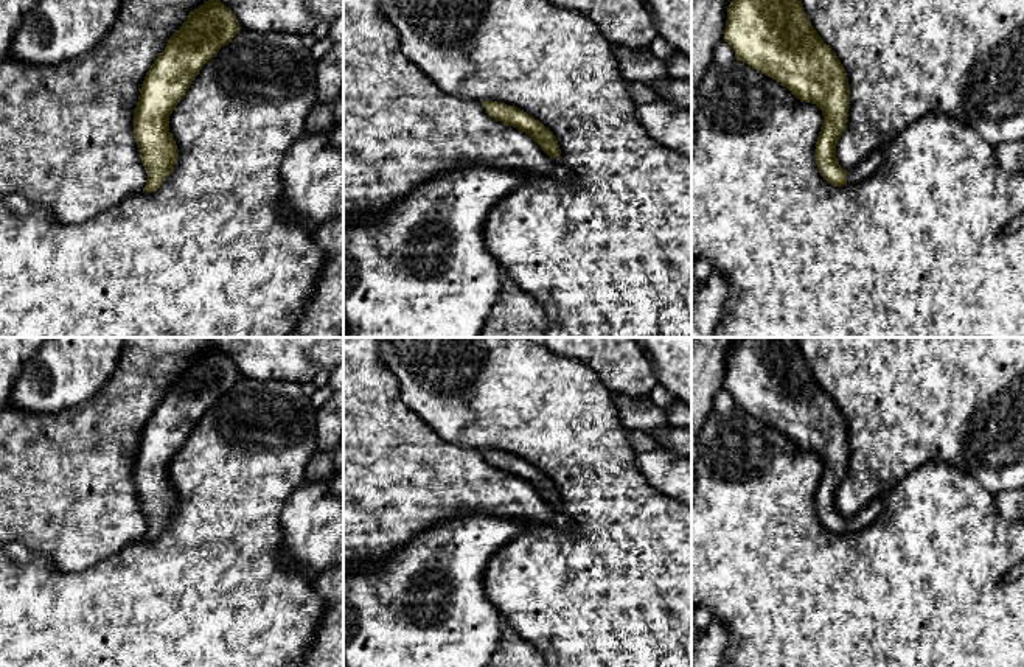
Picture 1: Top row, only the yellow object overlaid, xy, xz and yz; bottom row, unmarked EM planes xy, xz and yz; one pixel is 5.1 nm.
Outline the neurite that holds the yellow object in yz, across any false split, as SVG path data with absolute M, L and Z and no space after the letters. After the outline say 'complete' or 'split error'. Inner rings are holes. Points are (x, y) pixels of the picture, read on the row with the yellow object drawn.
M732 0L727 8L724 40L737 59L785 86L797 100L816 104L824 115L816 141L816 165L834 187L869 179L884 162L886 148L870 152L858 166L844 169L836 159L836 143L848 121L850 86L847 73L805 14L802 0Z; split error

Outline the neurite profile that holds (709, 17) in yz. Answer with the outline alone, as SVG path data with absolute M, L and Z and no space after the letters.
M691 0L691 143L696 134L701 79L713 64L715 47L724 40L732 0Z

